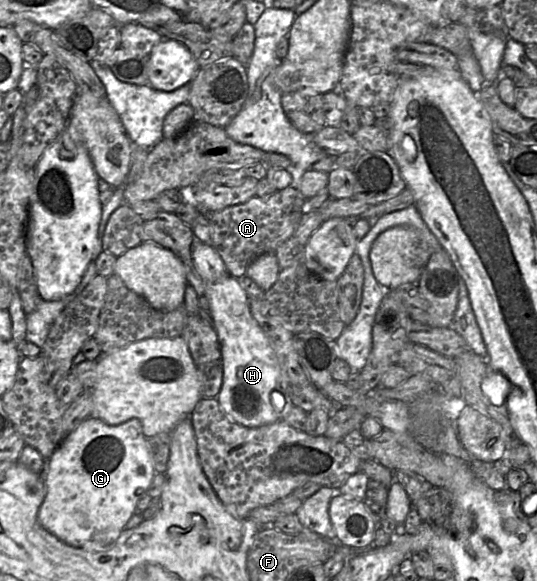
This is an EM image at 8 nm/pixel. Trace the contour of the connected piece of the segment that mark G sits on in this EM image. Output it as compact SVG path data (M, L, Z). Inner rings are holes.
M91 416L66 434L46 461L45 497L39 508L38 521L43 528L73 547L91 552L105 551L114 545L122 530L126 529L154 475L151 448L140 420L133 418L112 426Z

